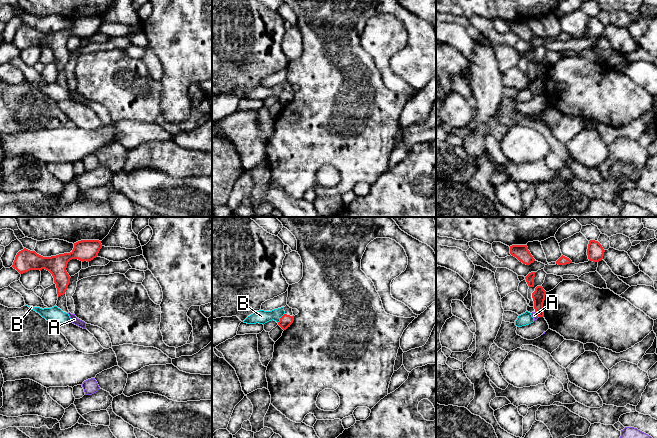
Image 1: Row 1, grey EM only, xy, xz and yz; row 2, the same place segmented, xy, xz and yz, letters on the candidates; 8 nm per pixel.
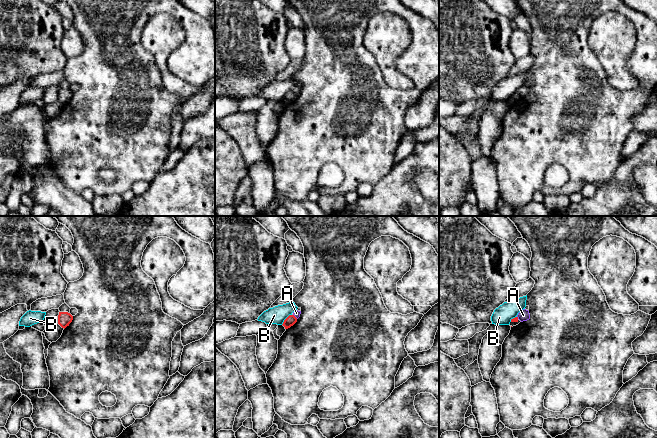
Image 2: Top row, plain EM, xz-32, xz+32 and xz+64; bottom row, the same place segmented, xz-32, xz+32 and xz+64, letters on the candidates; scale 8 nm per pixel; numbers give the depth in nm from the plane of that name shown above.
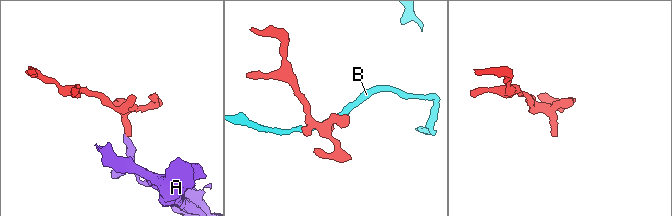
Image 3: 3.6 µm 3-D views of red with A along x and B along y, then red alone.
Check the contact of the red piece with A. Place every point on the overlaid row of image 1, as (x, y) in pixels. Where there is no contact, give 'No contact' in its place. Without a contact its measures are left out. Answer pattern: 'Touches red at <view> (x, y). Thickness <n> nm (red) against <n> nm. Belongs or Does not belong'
Touches red at yz (536, 313). Thickness 100 nm (red) against 50 nm. Does not belong

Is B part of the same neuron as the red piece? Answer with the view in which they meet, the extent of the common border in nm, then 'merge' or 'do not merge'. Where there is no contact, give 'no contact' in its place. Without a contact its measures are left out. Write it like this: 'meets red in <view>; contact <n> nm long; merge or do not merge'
meets red in xz; contact 100 nm long; do not merge

